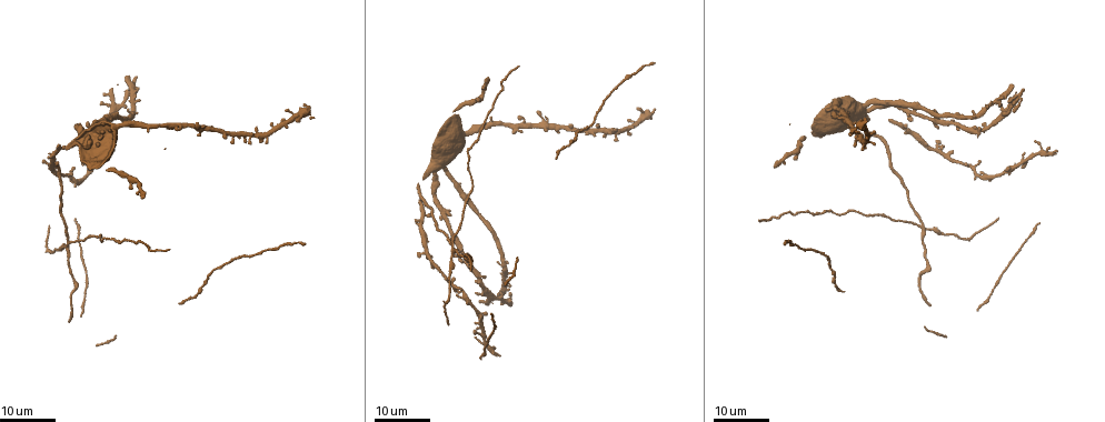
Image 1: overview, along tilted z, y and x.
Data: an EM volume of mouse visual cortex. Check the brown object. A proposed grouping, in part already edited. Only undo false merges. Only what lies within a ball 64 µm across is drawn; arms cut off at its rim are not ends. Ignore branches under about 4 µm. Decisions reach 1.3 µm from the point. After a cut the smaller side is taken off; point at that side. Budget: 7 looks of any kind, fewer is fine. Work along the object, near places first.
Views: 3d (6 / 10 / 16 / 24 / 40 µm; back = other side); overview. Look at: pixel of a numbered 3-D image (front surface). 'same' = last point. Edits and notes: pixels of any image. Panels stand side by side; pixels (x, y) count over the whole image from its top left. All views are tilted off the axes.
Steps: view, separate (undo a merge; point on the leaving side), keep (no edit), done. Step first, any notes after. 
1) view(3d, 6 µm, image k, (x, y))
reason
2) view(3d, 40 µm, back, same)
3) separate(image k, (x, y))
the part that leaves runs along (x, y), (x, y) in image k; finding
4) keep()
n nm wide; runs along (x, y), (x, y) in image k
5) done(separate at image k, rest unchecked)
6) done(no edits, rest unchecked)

view(3d, 16 µm, image 1, (834, 286))
a narrow waist

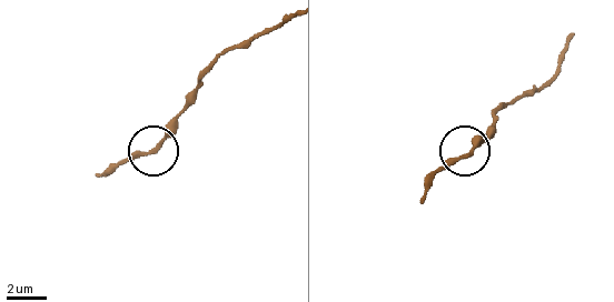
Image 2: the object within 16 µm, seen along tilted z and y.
view(3d, 10 µm, image 2, (160, 143))

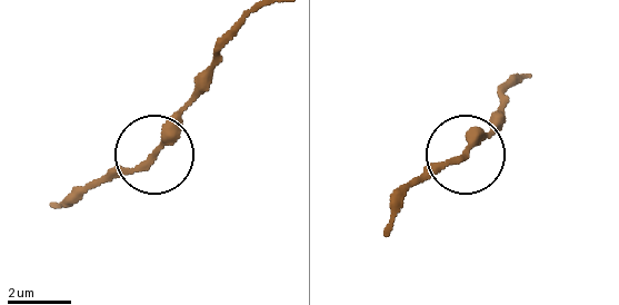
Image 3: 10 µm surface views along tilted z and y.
view(3d, 10 µm, back, image 3, (464, 154))

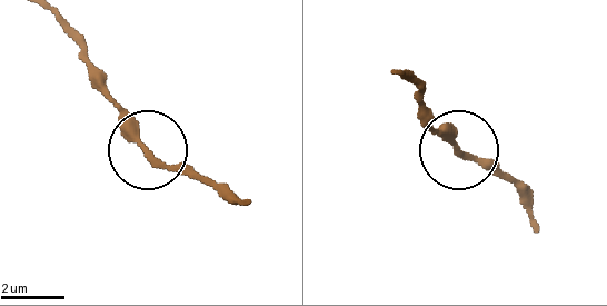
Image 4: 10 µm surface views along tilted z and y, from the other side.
keep()
200 nm wide; continuous, no second cell

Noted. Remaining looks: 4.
view(3d, 24 µm, image 1, (211, 272))

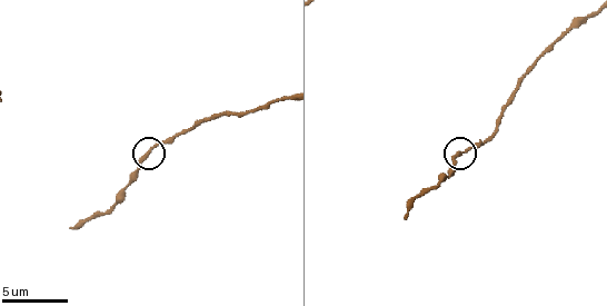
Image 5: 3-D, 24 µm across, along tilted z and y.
view(3d, 6 µm, image 5, (456, 156))
zoom in

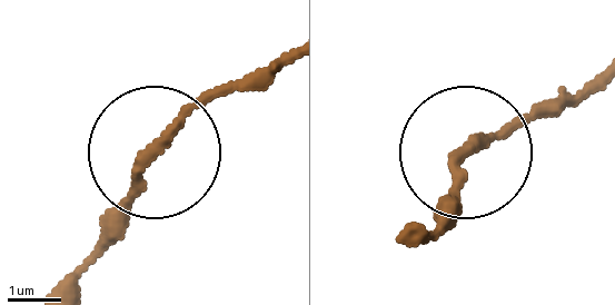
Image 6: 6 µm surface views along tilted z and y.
keep()
190 nm wide; one cell here

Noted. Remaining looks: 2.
view(3d, 24 µm, image 1, (465, 290))
calibre changes

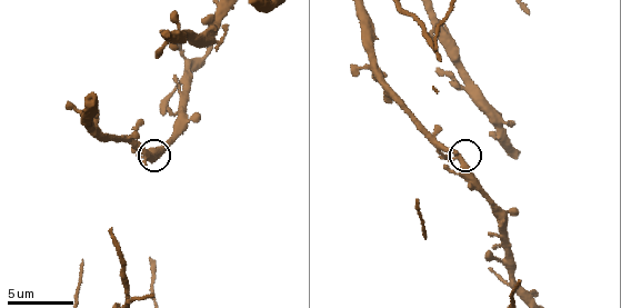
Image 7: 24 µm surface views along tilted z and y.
view(3d, 6 µm, image 7, (147, 156))

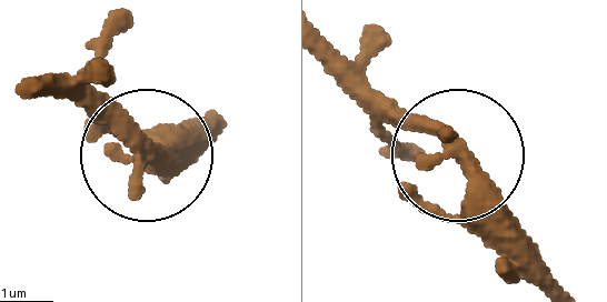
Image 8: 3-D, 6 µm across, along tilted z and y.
keep()
continuous, no second cell

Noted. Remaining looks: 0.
done(no edits, rest unchecked)

